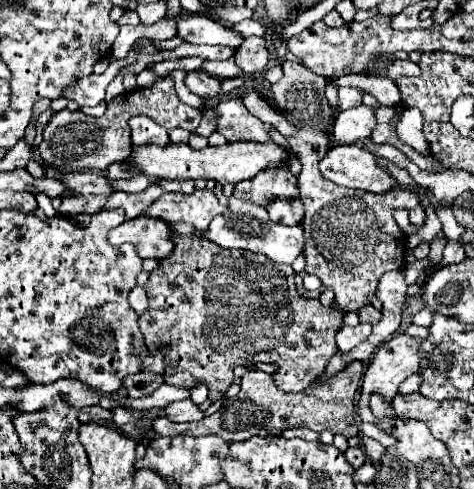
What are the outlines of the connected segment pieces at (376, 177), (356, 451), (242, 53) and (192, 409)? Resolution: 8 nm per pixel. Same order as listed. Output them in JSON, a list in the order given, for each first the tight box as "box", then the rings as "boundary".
[{"box":[320,145,400,193],"boundary":[[[340,145],[328,149],[320,161],[320,173],[340,187],[366,189],[372,193],[400,187],[396,179],[376,165],[376,157],[370,151],[354,145]]]},{"box":[346,447,366,469],"boundary":[[[350,447],[346,453],[346,459],[348,459],[348,463],[354,467],[354,469],[358,469],[364,461],[366,461],[366,455],[364,454],[363,449],[360,447]]]},{"box":[234,37,270,73],"boundary":[[[262,37],[244,39],[244,43],[236,49],[234,59],[236,59],[236,65],[242,69],[242,73],[262,71],[270,61],[270,53],[266,49],[266,41]]]},{"box":[164,399,204,423],"boundary":[[[182,399],[182,401],[174,401],[170,405],[164,407],[164,415],[170,421],[176,423],[186,423],[186,421],[200,421],[204,417],[204,413],[190,401],[190,399]]]}]

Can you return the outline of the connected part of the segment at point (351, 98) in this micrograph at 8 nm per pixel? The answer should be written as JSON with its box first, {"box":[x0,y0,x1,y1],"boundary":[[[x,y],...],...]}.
{"box":[338,87,366,113],"boundary":[[[340,87],[340,91],[338,91],[338,113],[346,111],[346,109],[352,109],[352,107],[360,107],[364,93],[366,93],[364,89]]]}

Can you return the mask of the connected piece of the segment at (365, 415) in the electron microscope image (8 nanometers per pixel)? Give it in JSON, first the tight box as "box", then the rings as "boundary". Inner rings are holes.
{"box":[358,335,424,429],"boundary":[[[396,335],[394,339],[386,341],[372,357],[372,361],[368,363],[368,369],[364,373],[364,383],[362,383],[362,397],[360,397],[360,405],[358,405],[358,415],[364,423],[374,423],[380,429],[388,429],[390,425],[386,421],[376,421],[376,417],[372,417],[372,411],[368,409],[368,397],[370,393],[380,393],[384,395],[386,401],[392,401],[392,397],[398,393],[400,383],[404,383],[412,373],[418,373],[420,369],[420,345],[424,343],[424,339],[420,337],[412,337],[412,335]]]}

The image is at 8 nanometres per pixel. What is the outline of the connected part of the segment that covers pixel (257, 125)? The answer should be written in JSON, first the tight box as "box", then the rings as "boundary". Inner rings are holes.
{"box":[216,101,272,143],"boundary":[[[220,101],[216,105],[216,131],[222,133],[228,143],[236,141],[258,141],[270,143],[270,129],[272,125],[262,123],[254,115],[248,113],[242,101]]]}

